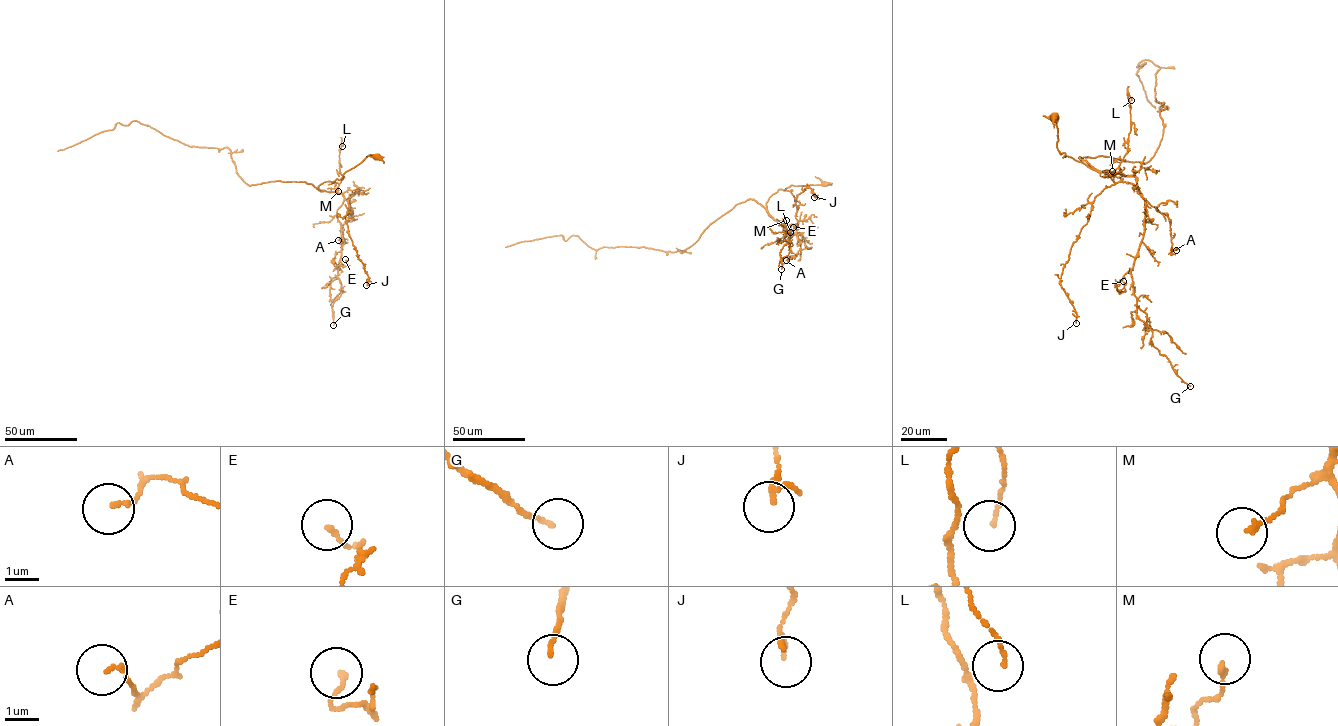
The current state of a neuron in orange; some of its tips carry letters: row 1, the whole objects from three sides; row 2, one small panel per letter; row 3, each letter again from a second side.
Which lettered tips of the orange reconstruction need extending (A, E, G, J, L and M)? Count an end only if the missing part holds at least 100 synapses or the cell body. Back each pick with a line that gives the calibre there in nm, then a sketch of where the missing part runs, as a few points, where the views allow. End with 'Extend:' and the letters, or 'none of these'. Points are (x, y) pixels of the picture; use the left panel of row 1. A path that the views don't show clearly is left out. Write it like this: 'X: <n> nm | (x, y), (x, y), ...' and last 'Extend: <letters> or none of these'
Extend: none of these

